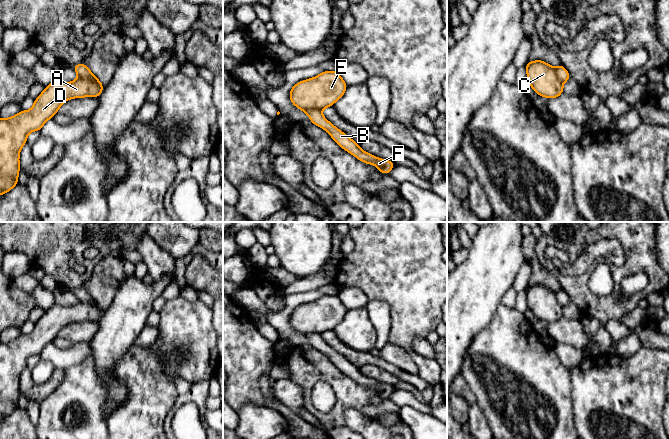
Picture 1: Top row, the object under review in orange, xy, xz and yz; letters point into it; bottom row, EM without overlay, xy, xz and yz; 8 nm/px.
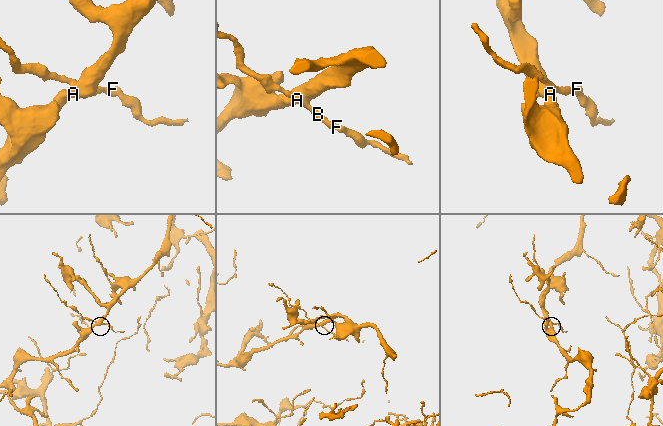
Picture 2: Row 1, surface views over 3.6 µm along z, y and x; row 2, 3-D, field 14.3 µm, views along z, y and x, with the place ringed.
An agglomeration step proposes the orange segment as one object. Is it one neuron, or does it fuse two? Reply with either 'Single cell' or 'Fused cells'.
Fused cells

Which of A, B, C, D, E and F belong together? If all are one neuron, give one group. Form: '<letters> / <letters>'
A C D E / B F

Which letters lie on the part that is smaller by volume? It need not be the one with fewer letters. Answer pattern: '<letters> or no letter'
B, F

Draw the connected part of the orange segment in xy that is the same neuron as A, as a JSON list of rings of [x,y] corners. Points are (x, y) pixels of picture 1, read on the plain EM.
[[[96,300],[94,304],[79,301],[66,307],[53,304],[34,324],[30,334],[21,334],[10,342],[0,342],[0,419],[5,419],[18,408],[20,374],[26,368],[28,358],[41,355],[45,346],[52,343],[67,324],[98,322],[103,313]]]

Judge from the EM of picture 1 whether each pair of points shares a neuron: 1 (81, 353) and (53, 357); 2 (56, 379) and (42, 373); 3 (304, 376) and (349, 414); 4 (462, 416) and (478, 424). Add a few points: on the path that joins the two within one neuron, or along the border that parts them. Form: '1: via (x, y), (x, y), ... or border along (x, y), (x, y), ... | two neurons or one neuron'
1: via (74, 355), (60, 357) | one neuron
2: border along (55, 368), (44, 382), (35, 384), (32, 381) | two neurons
3: border along (351, 407), (344, 412), (344, 423), (349, 428) | two neurons
4: border along (469, 405), (468, 420), (466, 422) | two neurons

